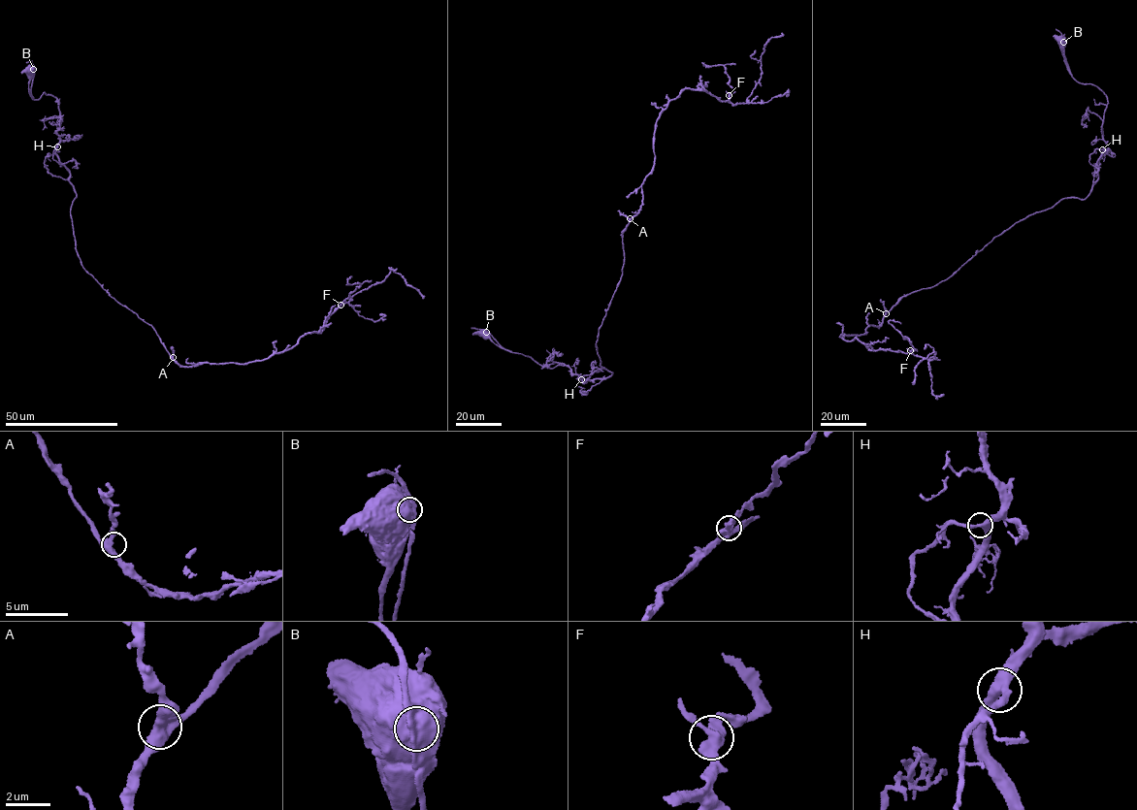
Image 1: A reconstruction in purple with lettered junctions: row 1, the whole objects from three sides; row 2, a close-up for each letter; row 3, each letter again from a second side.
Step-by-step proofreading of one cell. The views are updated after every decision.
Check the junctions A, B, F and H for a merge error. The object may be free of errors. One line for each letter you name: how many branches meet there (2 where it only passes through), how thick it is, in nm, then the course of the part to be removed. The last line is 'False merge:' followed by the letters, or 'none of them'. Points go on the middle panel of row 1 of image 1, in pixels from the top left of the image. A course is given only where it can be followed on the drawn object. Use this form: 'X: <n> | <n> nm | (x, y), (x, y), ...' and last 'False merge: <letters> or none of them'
B: 1 | 1000 nm | (486, 331), (511, 351)
False merge: B

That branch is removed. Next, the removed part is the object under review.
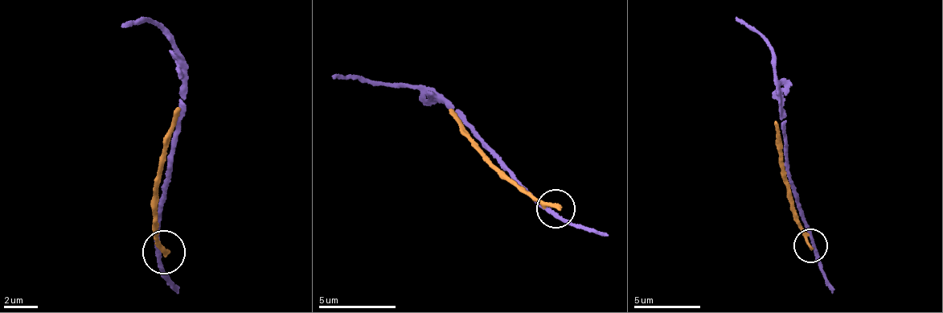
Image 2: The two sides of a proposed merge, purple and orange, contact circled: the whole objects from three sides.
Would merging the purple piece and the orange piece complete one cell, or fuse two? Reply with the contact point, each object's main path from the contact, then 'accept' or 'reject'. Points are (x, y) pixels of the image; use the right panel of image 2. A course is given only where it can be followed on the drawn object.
(810, 245) | purple via (813, 245), (788, 171), (786, 134), (779, 82), (766, 41), (735, 15) | orange via (810, 246), (799, 229), (785, 179), (781, 140), (774, 122) | reject

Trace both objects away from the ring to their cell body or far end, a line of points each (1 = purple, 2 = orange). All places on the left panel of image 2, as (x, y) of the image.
1: (162, 251), (157, 212), (181, 117), (182, 53), (151, 22), (122, 23)
2: (165, 253), (159, 240), (156, 185), (164, 134), (181, 109)

